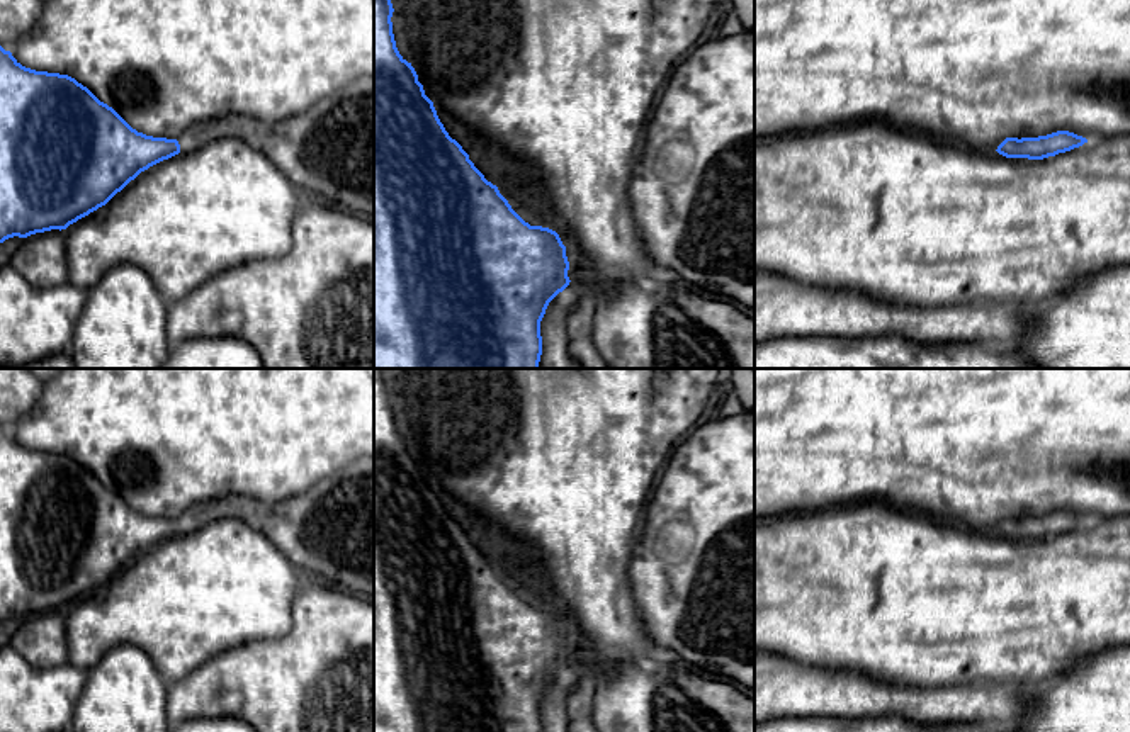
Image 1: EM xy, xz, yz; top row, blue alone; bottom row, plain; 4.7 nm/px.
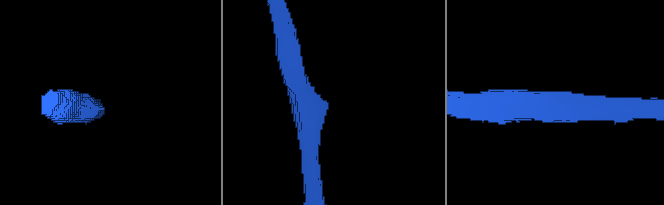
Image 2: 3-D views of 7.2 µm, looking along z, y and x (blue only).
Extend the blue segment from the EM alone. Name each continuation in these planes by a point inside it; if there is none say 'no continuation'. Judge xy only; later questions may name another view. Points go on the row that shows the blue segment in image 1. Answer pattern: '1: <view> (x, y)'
1: xy (327, 153)

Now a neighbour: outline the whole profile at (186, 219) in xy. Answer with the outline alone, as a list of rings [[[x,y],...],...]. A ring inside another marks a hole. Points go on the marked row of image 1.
[[[236,138],[216,139],[141,172],[105,206],[70,224],[65,233],[68,279],[88,290],[117,265],[143,268],[165,304],[185,297],[218,273],[257,260],[279,258],[292,246],[292,222],[306,195],[260,151]]]

